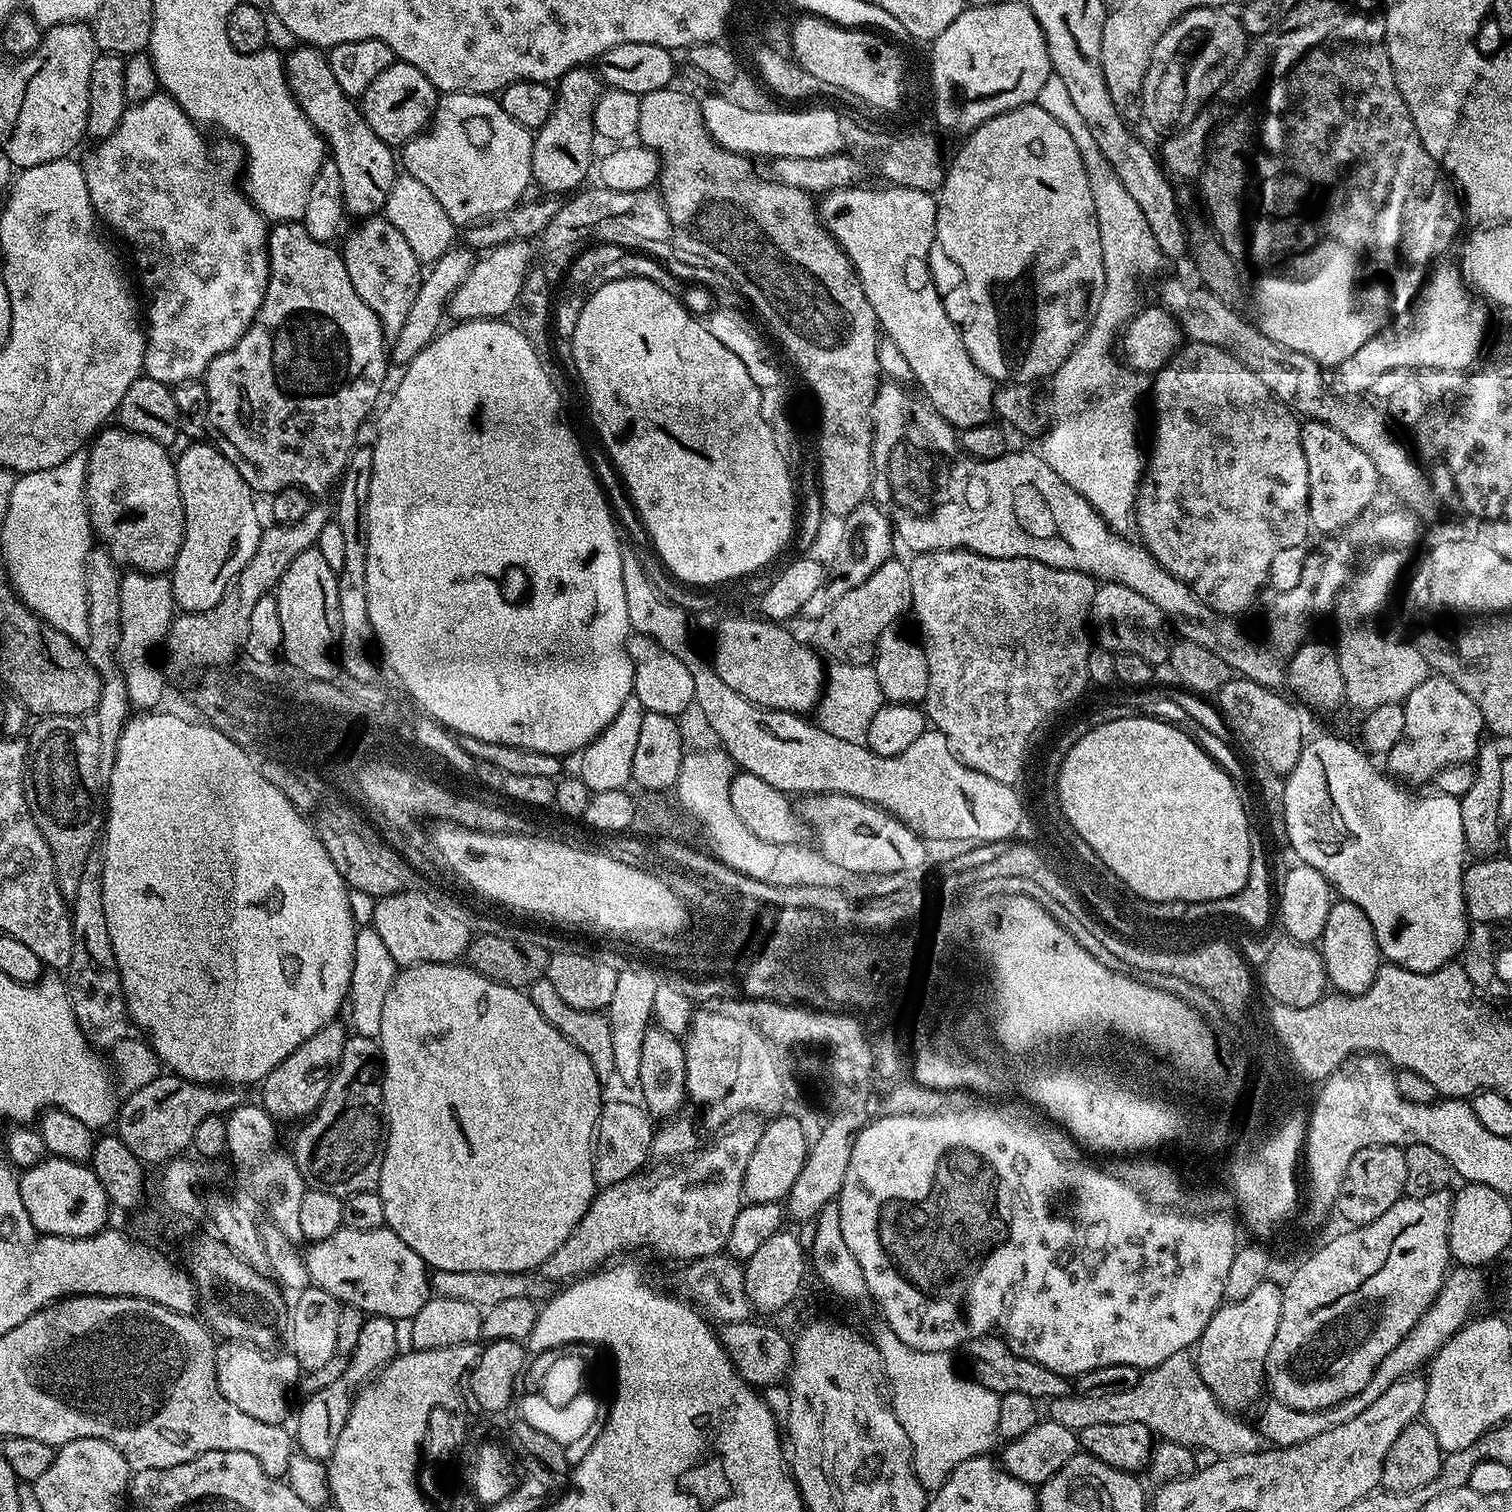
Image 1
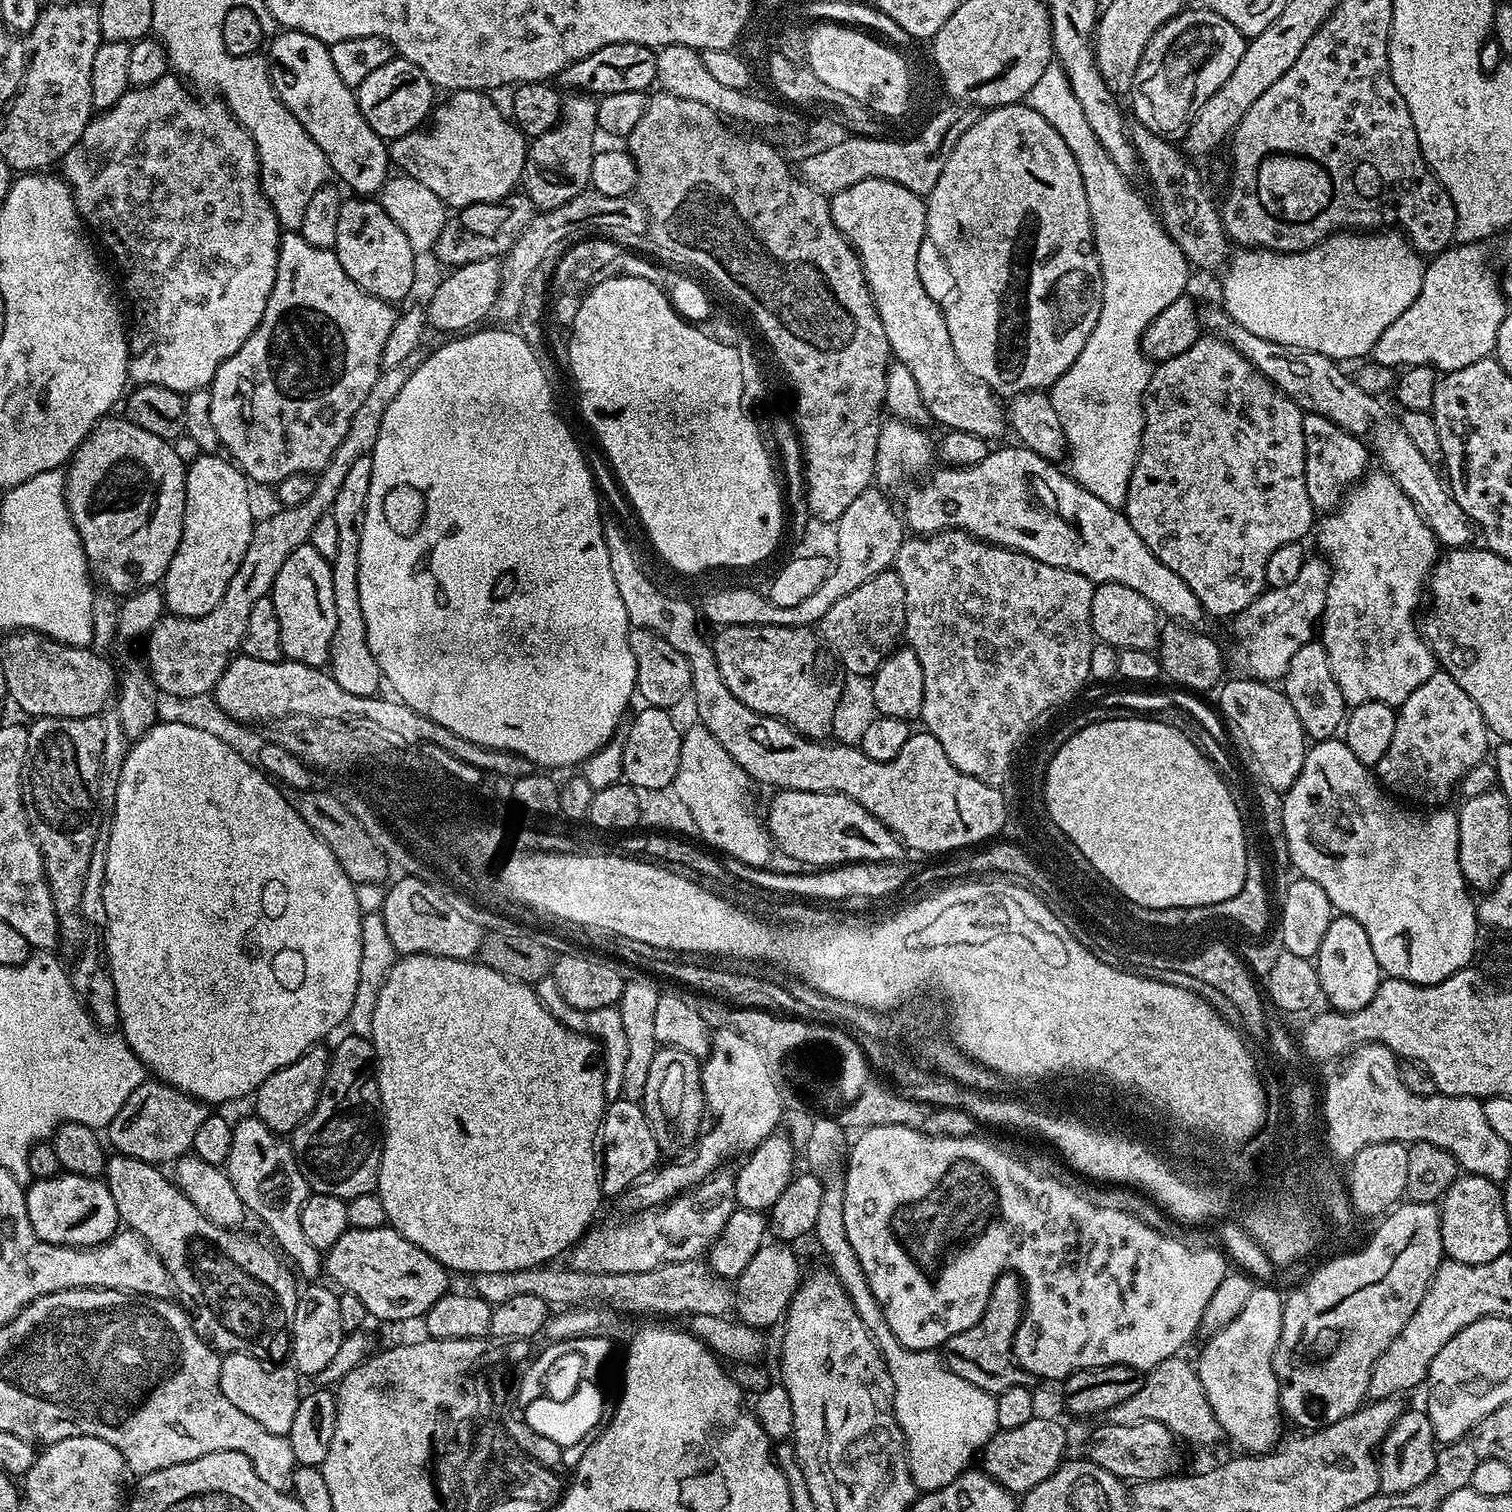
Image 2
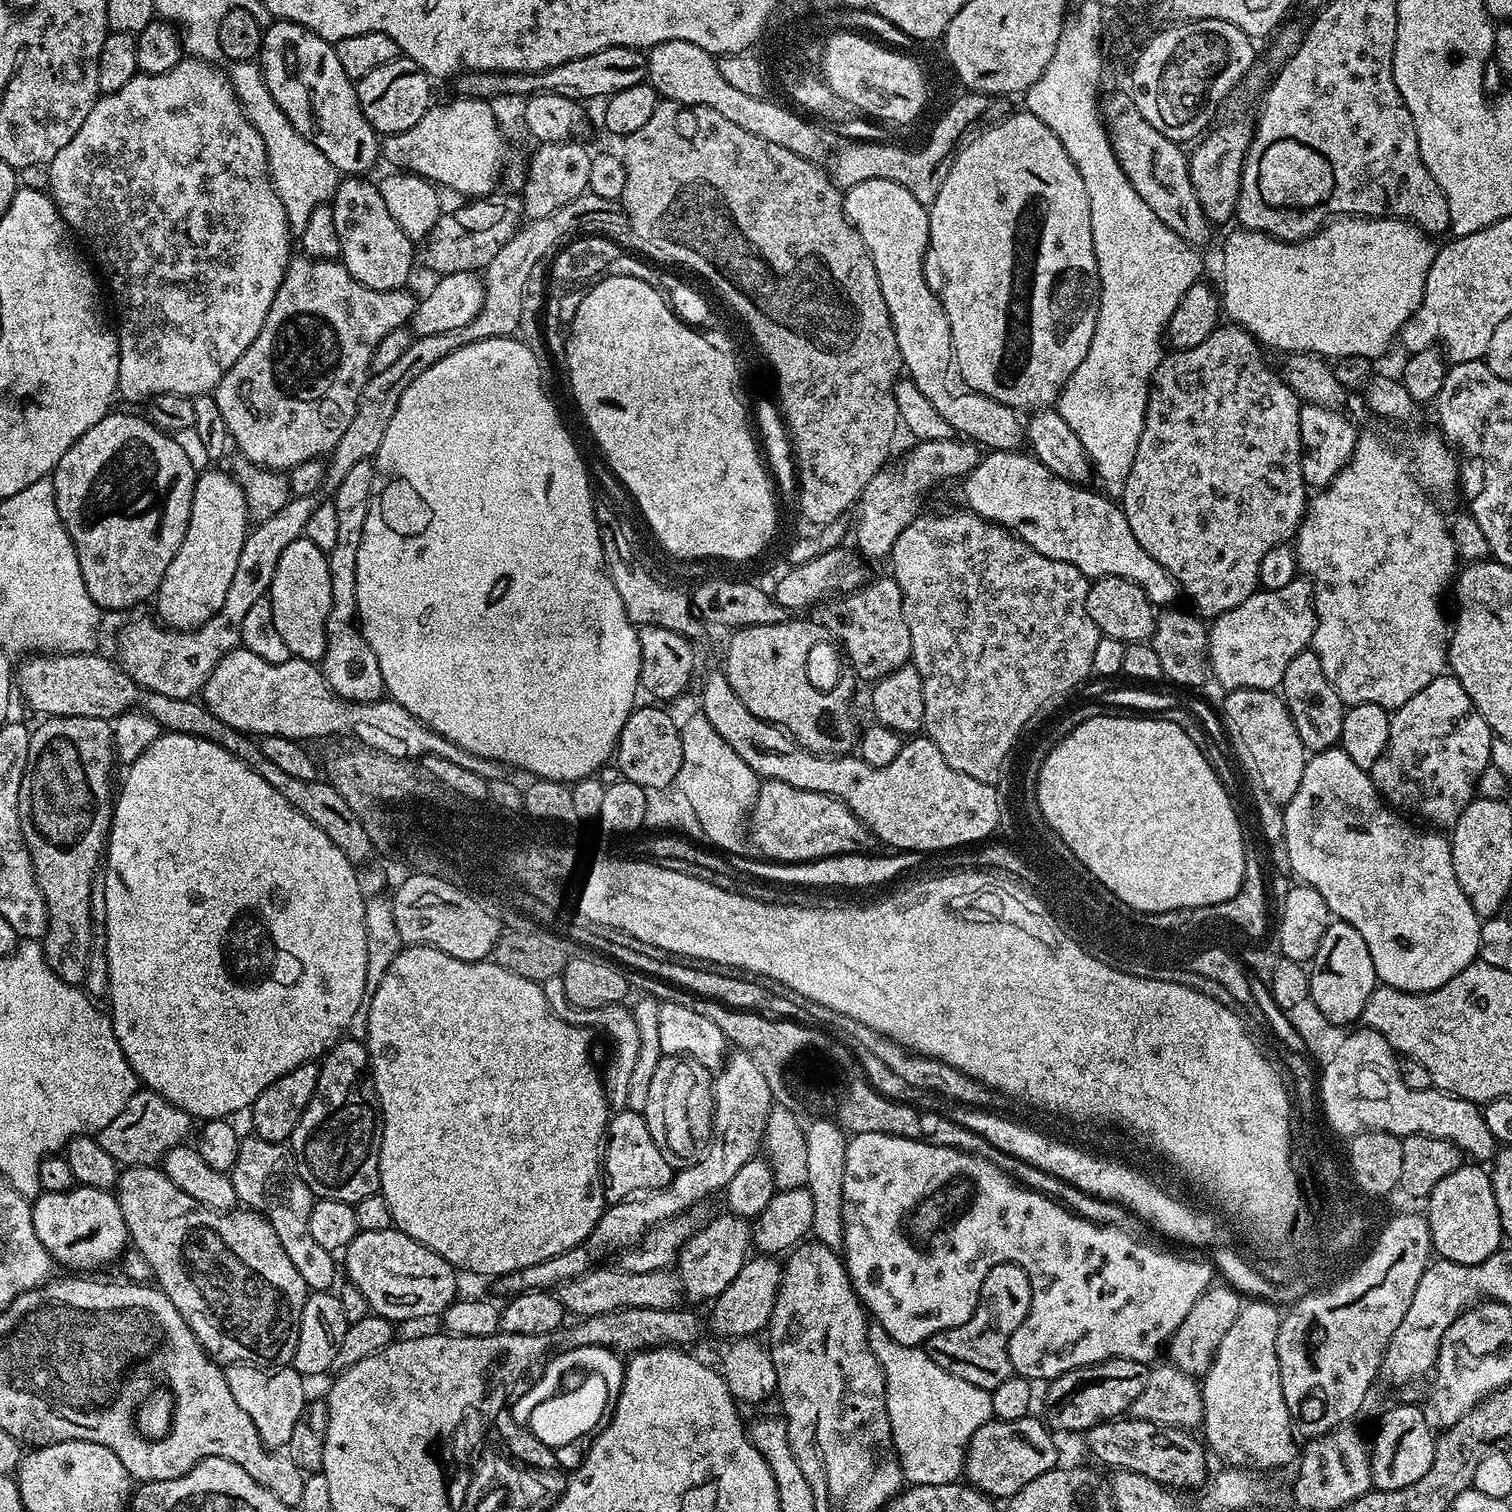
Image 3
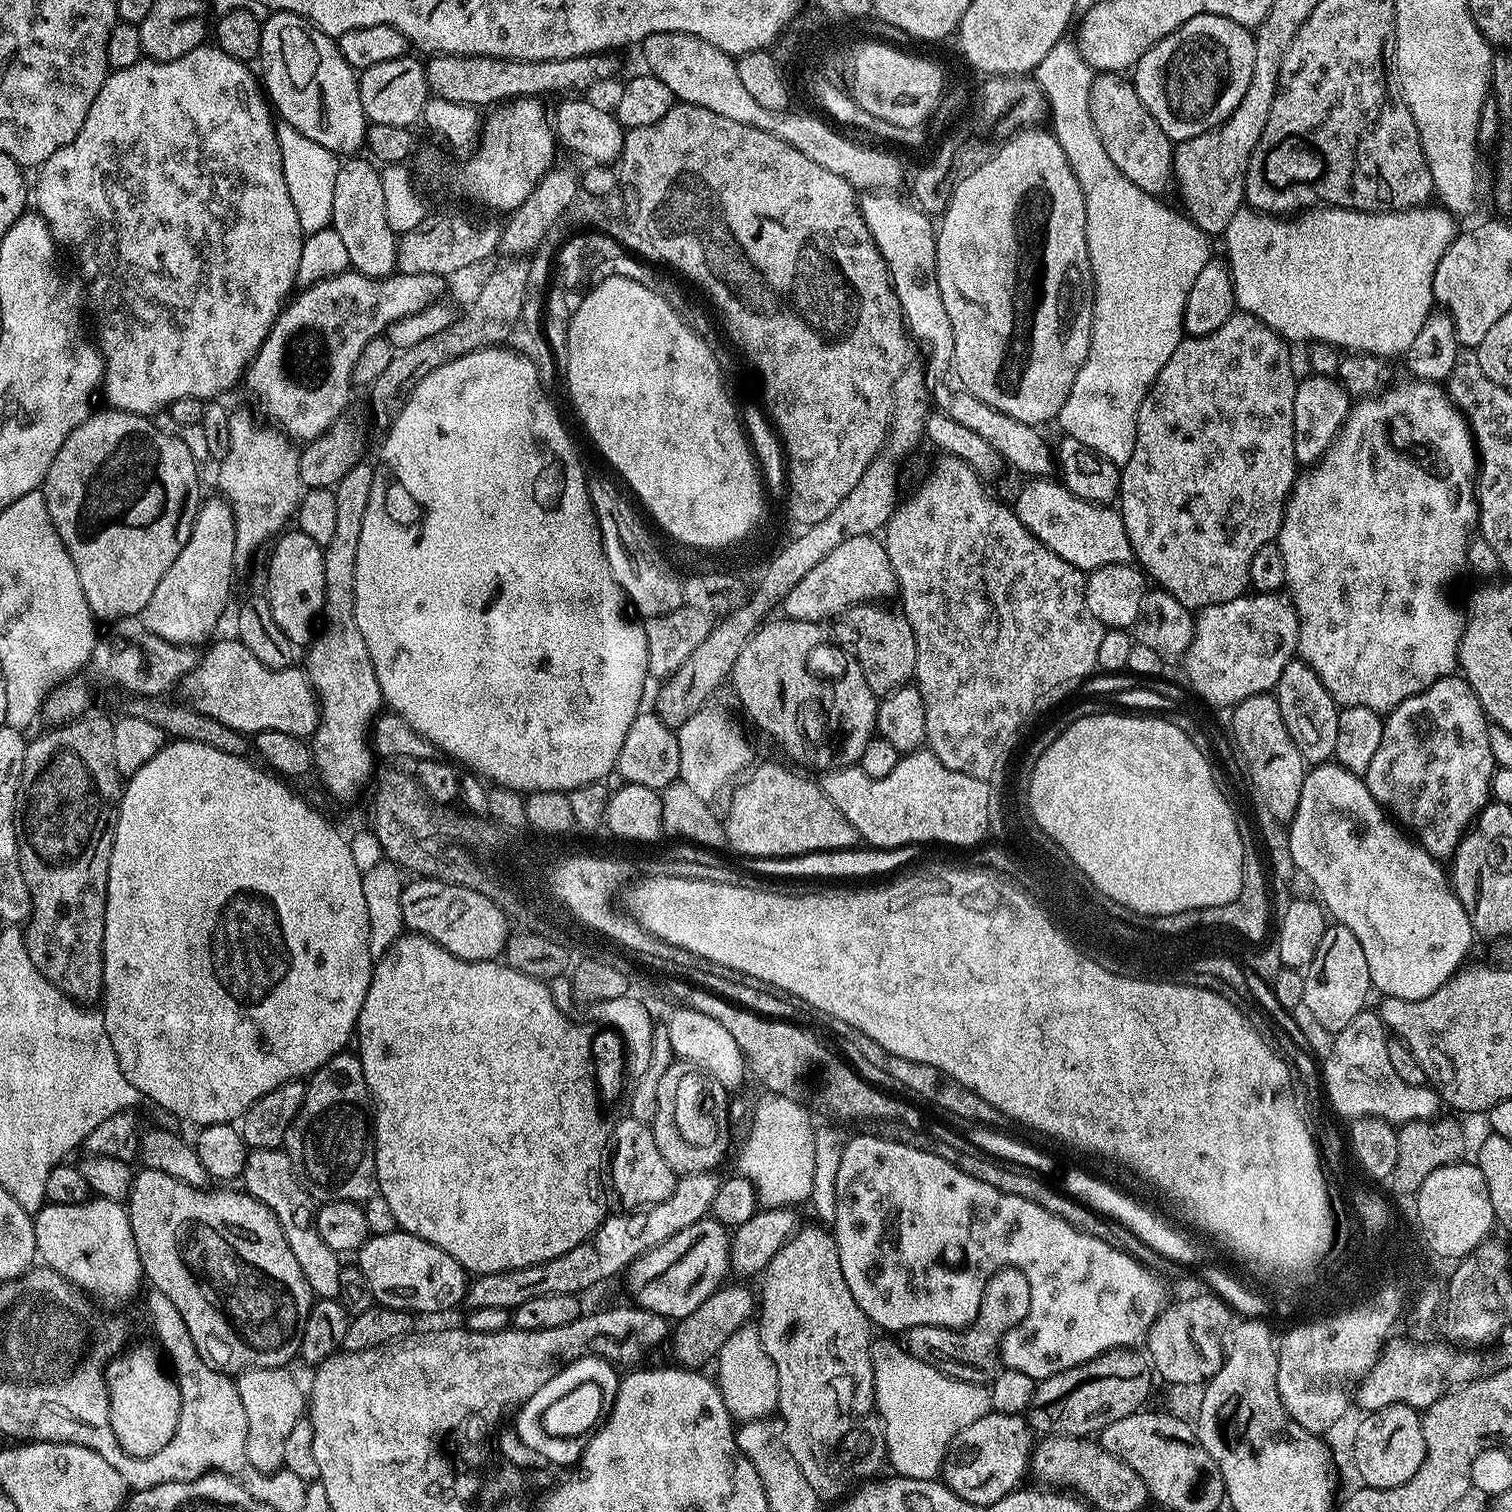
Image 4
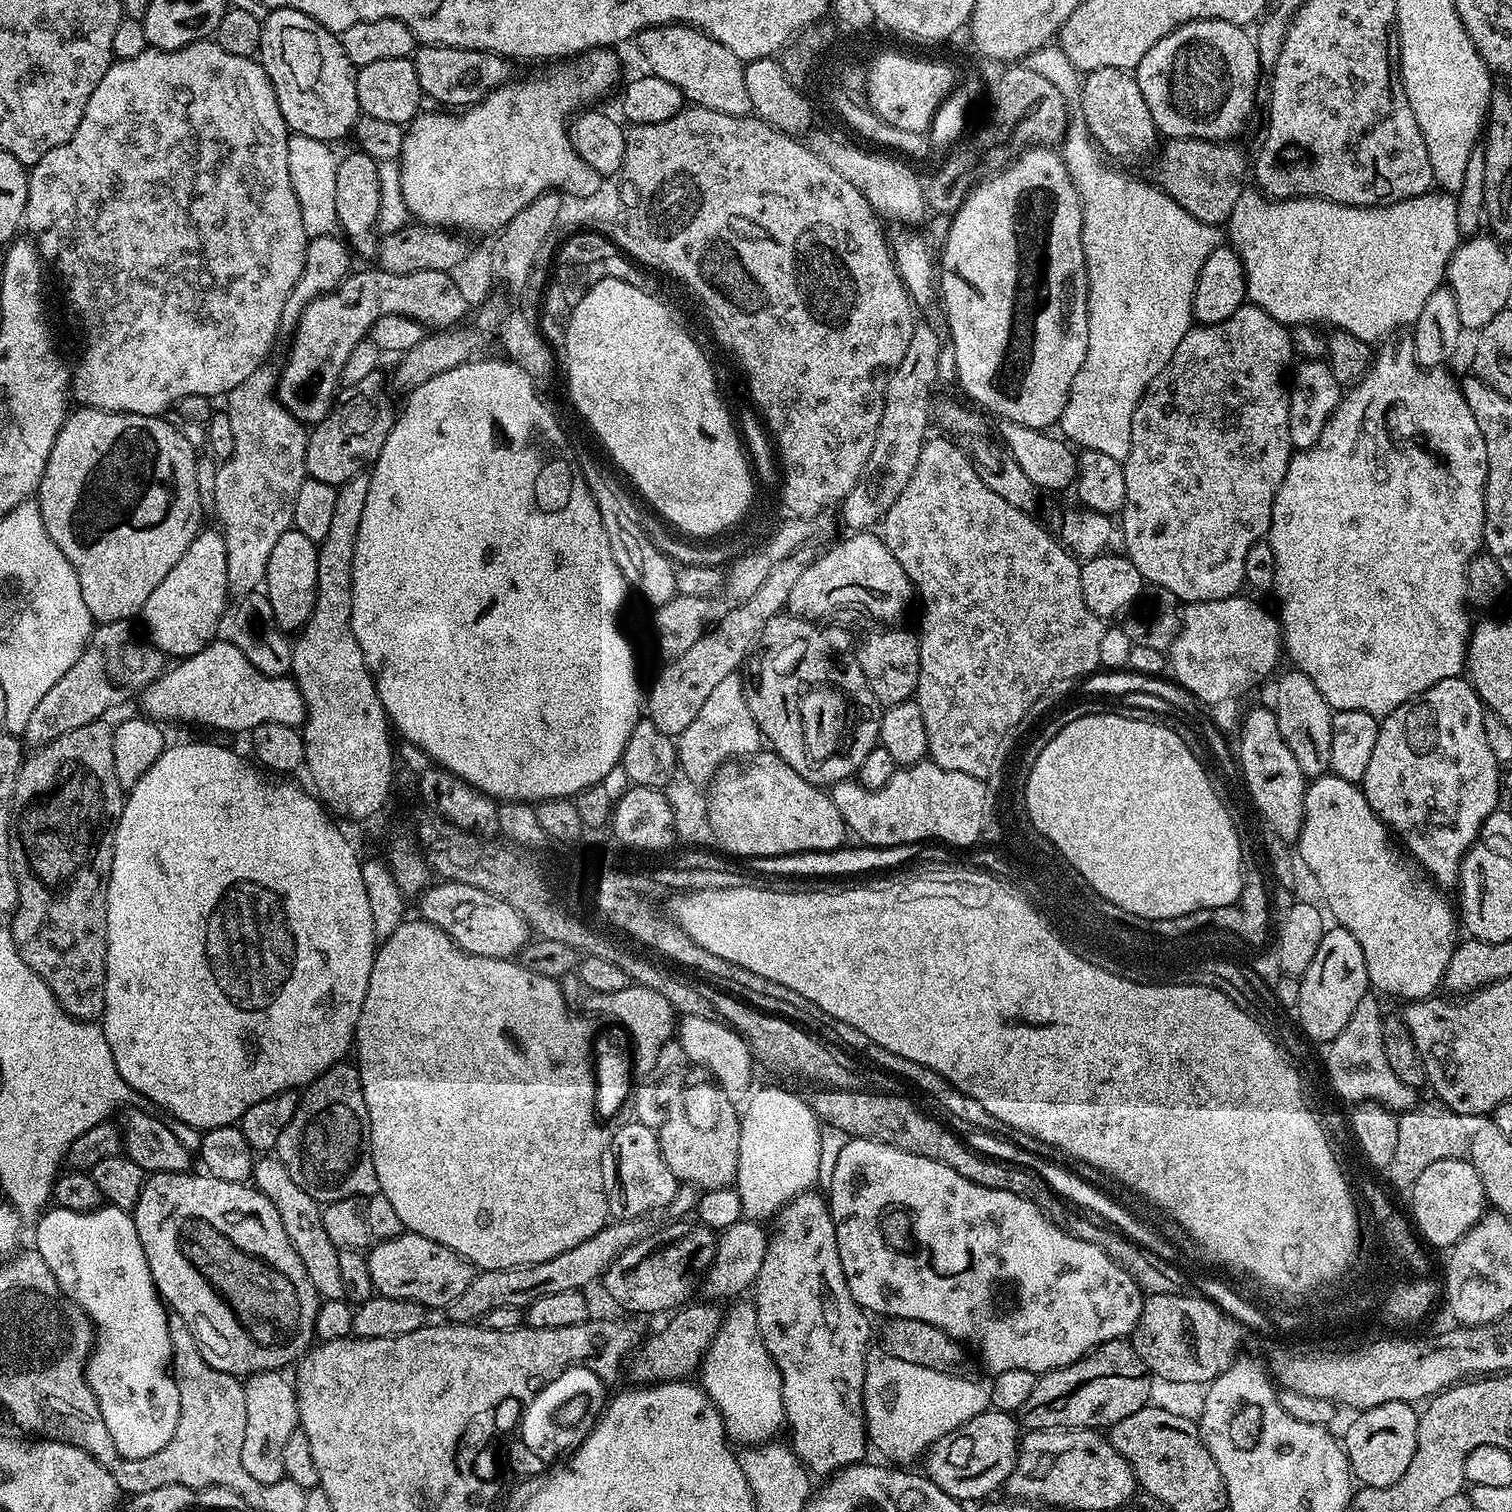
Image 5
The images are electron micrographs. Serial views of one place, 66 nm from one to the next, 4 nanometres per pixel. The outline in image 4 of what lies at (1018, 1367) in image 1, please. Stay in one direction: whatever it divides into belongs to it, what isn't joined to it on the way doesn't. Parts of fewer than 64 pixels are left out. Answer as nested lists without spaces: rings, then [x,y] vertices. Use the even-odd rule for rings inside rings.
[[[999,1268],[988,1279],[973,1324],[965,1329],[944,1328],[940,1324],[917,1324],[905,1331],[908,1333],[902,1337],[902,1343],[910,1355],[918,1358],[918,1362],[926,1362],[926,1366],[934,1366],[934,1370],[955,1380],[988,1386],[1002,1371],[1002,1338],[1010,1329],[1018,1326],[1026,1314],[1030,1314],[1030,1282],[1026,1282],[1026,1274],[1017,1268]]]

